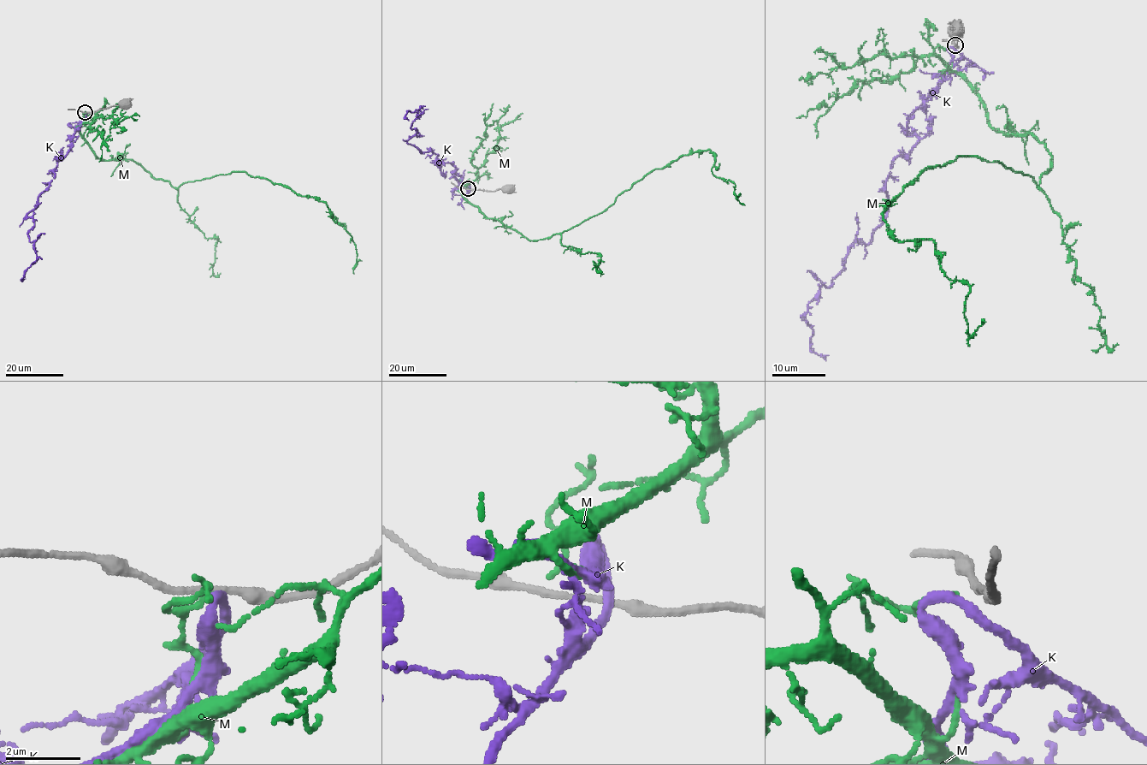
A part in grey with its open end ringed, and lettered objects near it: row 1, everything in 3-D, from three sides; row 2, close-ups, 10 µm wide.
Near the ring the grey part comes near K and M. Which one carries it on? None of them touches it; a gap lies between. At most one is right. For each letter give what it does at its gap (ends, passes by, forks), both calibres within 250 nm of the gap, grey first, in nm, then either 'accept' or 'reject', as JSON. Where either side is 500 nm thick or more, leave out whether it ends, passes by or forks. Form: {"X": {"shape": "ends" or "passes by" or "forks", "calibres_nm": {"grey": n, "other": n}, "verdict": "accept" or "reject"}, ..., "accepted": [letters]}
{"K": {"shape": "passes by", "calibres_nm": {"grey": 160, "other": 240}, "verdict": "reject"}, "M": {"shape": "ends", "calibres_nm": {"grey": 160, "other": 150}, "verdict": "accept"}, "accepted": ["M"]}

